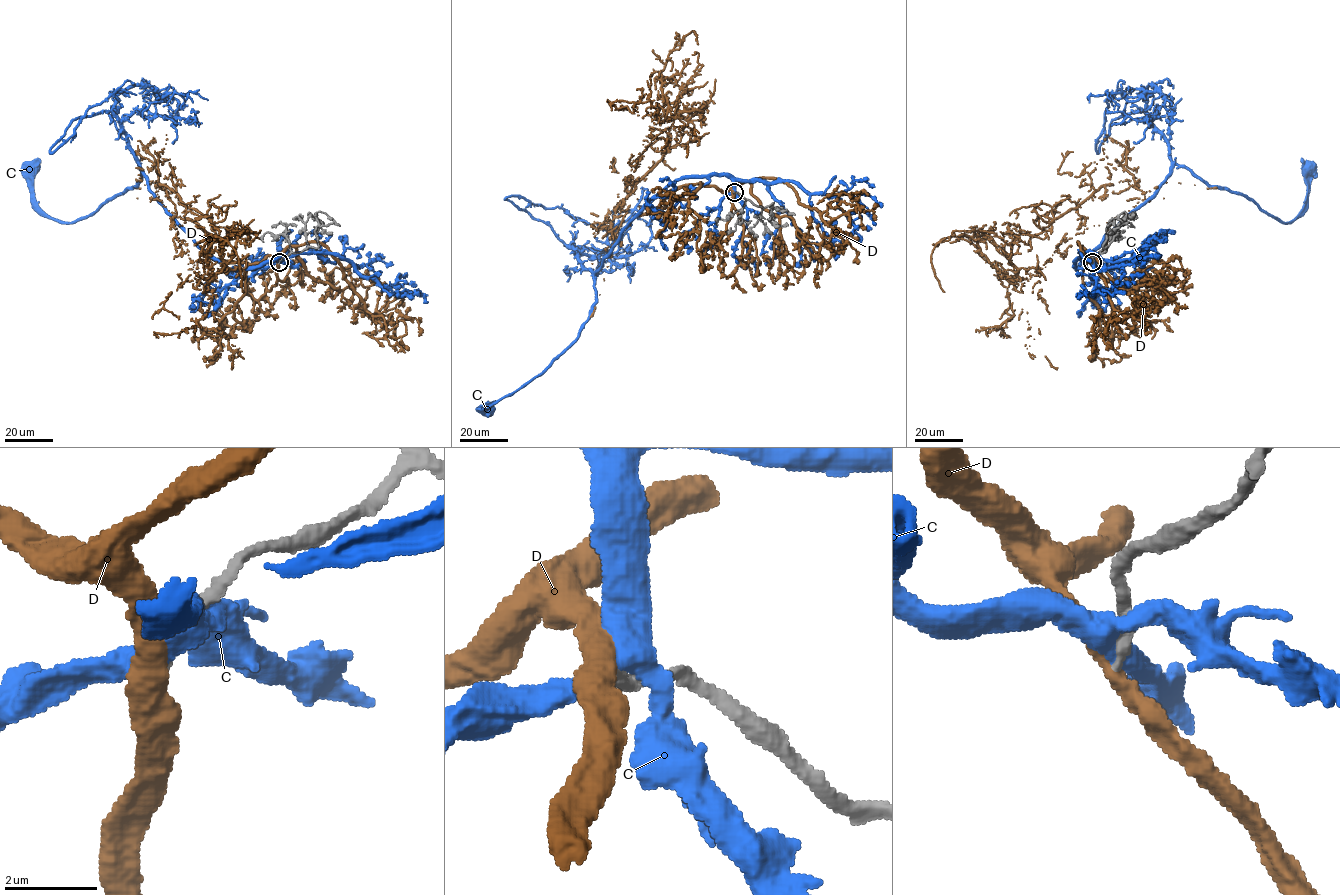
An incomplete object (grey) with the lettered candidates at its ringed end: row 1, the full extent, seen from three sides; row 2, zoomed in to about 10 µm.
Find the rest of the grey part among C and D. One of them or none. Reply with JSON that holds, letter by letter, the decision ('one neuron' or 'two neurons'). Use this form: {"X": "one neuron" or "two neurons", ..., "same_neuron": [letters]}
{"C": "two neurons", "D": "two neurons", "same_neuron": []}

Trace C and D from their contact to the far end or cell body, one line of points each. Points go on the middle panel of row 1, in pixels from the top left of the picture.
C: (734, 193), (724, 175), (665, 187), (593, 275), (596, 303), (579, 336), (487, 408)
D: (733, 192), (686, 184), (640, 213), (630, 164), (684, 110), (688, 143), (621, 202), (612, 235), (608, 209)

